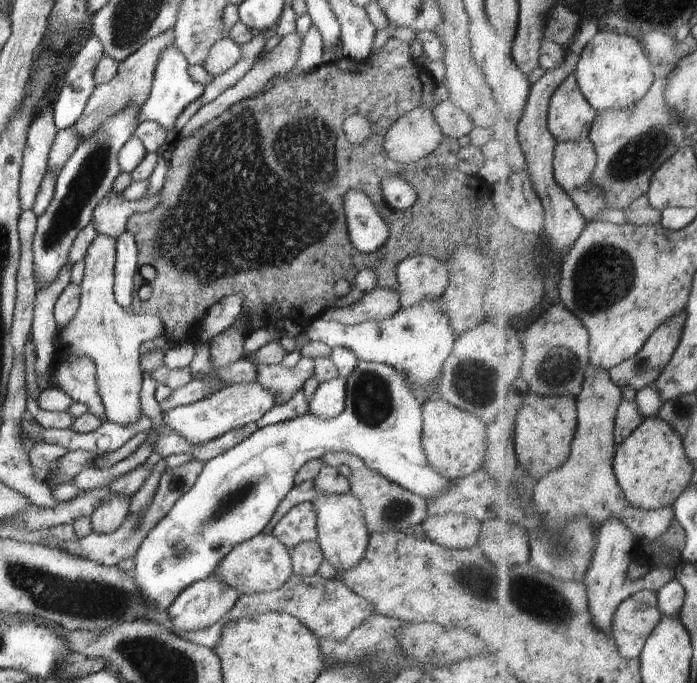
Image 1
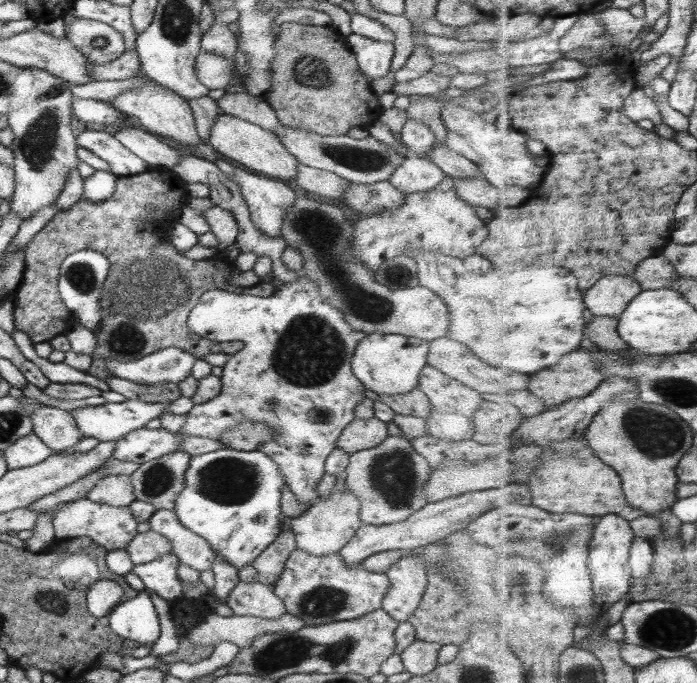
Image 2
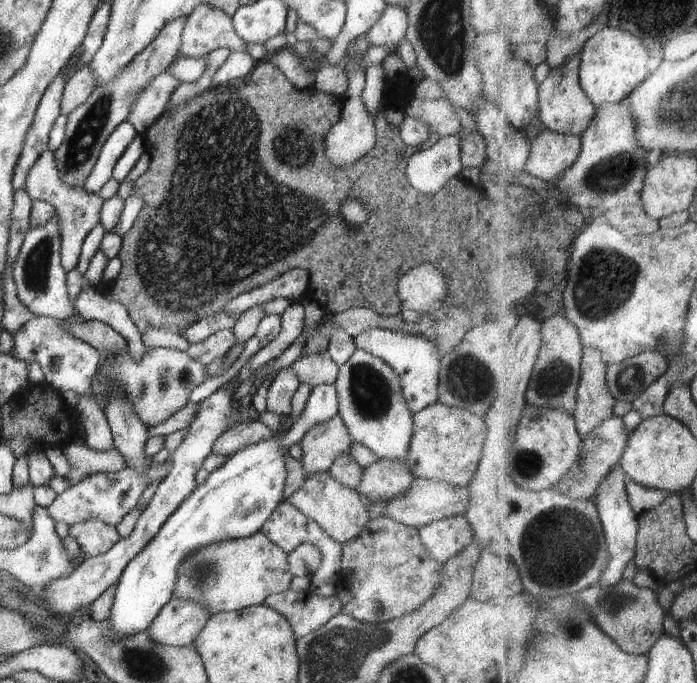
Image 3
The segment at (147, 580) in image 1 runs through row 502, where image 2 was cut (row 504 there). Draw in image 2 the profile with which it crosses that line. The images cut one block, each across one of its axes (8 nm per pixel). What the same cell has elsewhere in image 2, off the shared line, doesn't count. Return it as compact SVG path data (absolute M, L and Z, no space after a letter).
M224 448L206 452L190 459L173 511L188 530L202 536L215 554L219 554L226 563L236 566L240 571L244 566L252 565L256 557L281 533L283 514L280 512L280 499L284 485L285 480L278 465L258 449L241 451Z

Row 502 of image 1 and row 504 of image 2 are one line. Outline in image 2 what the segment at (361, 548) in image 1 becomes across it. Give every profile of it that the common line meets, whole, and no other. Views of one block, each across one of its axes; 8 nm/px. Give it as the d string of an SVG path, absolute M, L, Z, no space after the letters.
M340 475L340 479L335 482L335 487L328 496L317 497L312 506L298 518L289 517L297 548L301 551L308 551L308 554L313 554L314 556L338 553L354 536L358 528L363 525L360 511L360 501L346 486L343 475Z

